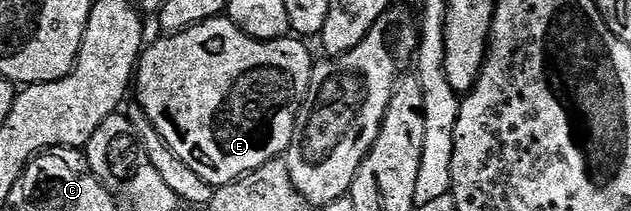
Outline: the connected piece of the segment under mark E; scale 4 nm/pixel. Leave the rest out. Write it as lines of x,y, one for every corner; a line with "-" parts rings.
226,16
210,18
201,24
190,26
180,34
159,36
152,46
150,43
139,55
137,73
133,79
134,93
139,93
137,105
143,109
145,116
153,124
153,128
157,128
157,132
165,140
165,144
169,144
171,151
177,156
181,156
181,160
185,160
185,164
189,164
189,168
193,168
193,172
197,172
197,176
201,176
201,180
205,180
210,186
216,188
235,182
241,176
261,169
266,162
271,162
275,158
283,158
286,155
289,144
293,140
299,107
302,106
303,98
307,95
311,79
313,57
311,58
311,54
303,42
306,41
295,36
278,38
272,42
258,42
255,38
250,38
245,32
237,29
230,18

